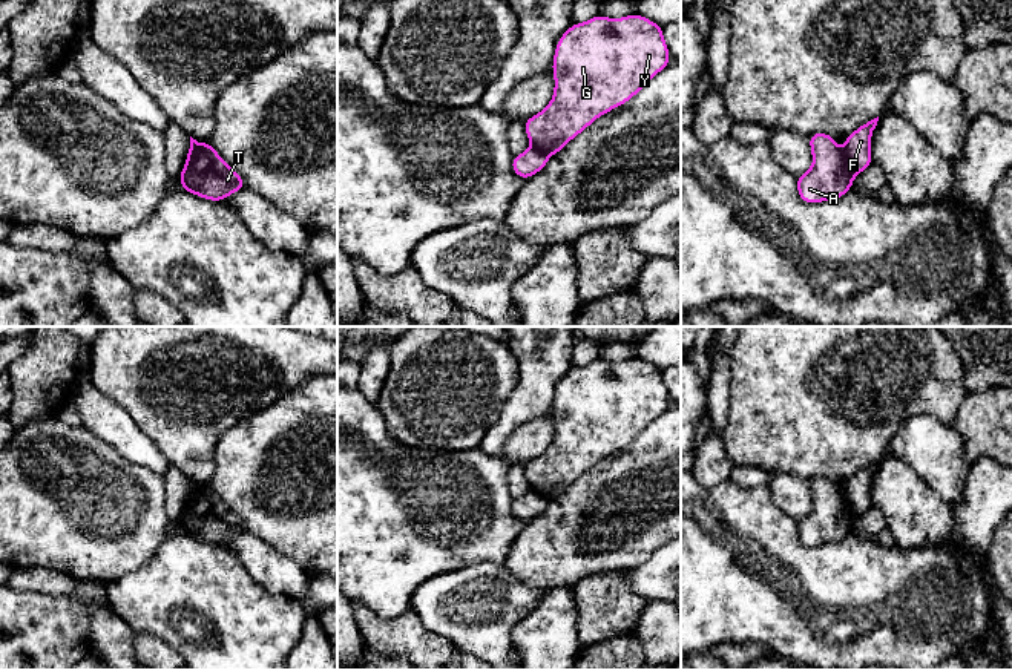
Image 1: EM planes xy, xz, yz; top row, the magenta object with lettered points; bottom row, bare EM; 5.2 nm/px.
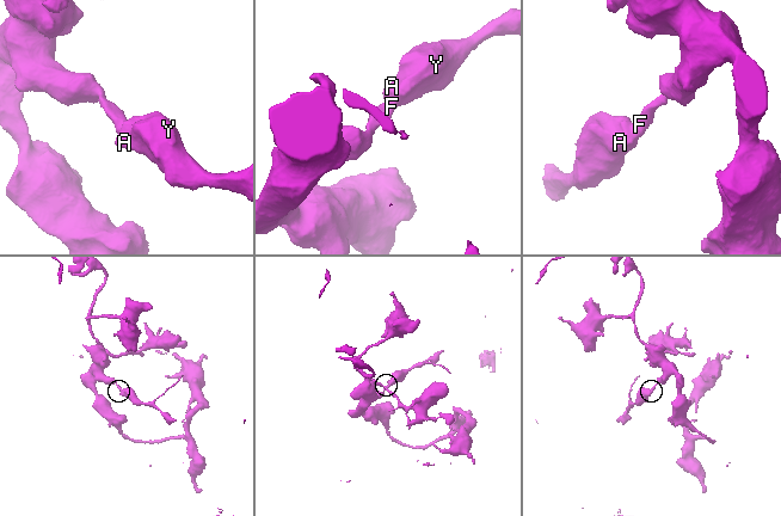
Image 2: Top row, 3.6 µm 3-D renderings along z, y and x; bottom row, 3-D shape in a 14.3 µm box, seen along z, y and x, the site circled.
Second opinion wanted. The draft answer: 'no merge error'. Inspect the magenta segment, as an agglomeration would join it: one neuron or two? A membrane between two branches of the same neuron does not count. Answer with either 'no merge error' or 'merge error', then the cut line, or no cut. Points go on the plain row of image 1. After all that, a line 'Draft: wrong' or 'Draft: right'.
merge error; cut yz (844, 494), (857, 517)
Draft: wrong

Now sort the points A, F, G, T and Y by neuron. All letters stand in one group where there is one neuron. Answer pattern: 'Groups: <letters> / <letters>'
Groups: A G T Y / F

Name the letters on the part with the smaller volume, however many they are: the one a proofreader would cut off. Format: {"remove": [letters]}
{"remove": ["A", "G", "T", "Y"]}

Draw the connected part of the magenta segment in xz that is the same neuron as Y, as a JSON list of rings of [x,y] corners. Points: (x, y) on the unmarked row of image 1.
[[[638,356],[621,362],[598,357],[584,366],[573,366],[555,389],[552,443],[537,458],[524,463],[531,489],[547,500],[561,495],[596,461],[626,448],[669,408],[662,369]]]

